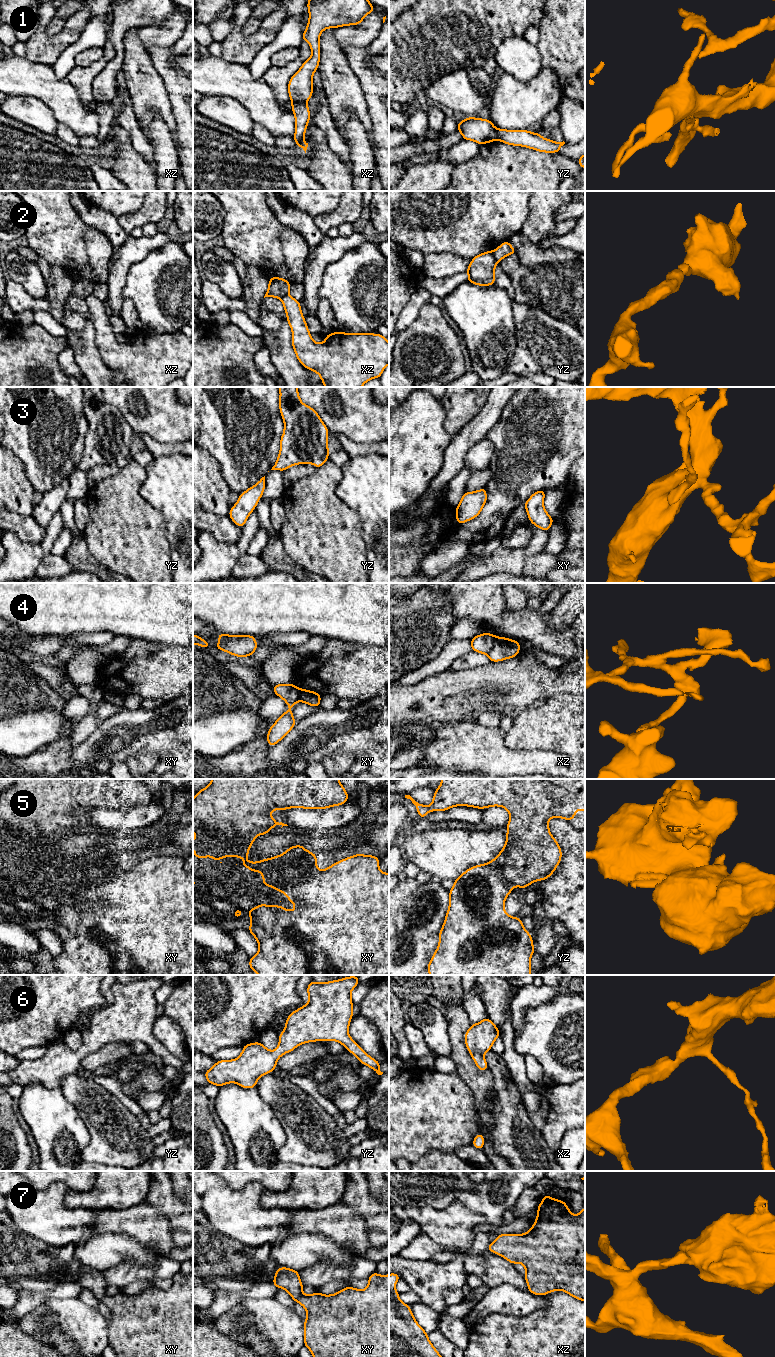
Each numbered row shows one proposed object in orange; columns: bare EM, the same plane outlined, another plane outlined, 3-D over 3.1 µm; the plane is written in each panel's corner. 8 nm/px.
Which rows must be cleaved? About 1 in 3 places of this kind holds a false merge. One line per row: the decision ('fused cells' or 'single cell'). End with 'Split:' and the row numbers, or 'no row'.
1: fused cells
2: fused cells
3: single cell
4: fused cells
5: fused cells
6: single cell
7: single cell
Split: 1, 2, 4, 5

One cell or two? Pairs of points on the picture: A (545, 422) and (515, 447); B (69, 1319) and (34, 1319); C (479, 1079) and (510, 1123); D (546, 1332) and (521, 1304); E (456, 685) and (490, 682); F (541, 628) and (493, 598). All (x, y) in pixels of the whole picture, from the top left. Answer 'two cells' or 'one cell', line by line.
A: one cell
B: two cells
C: two cells
D: two cells
E: one cell
F: one cell

